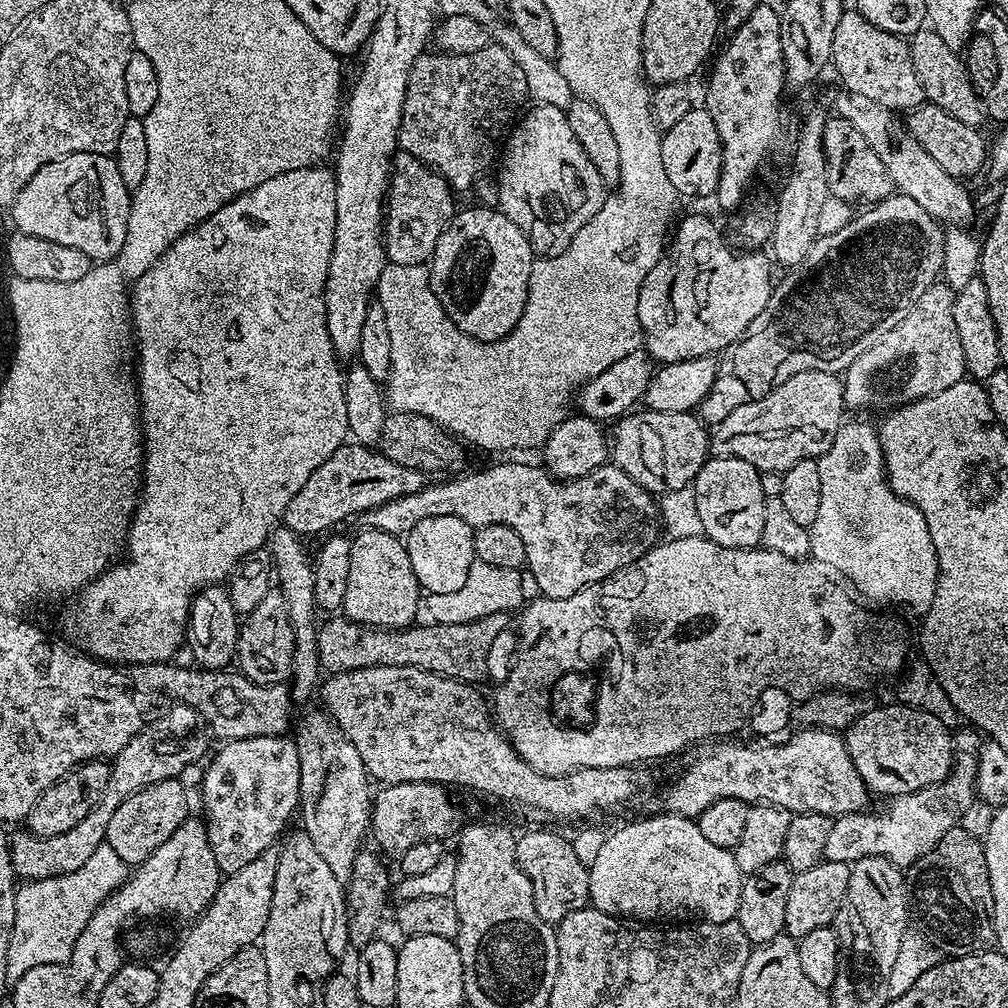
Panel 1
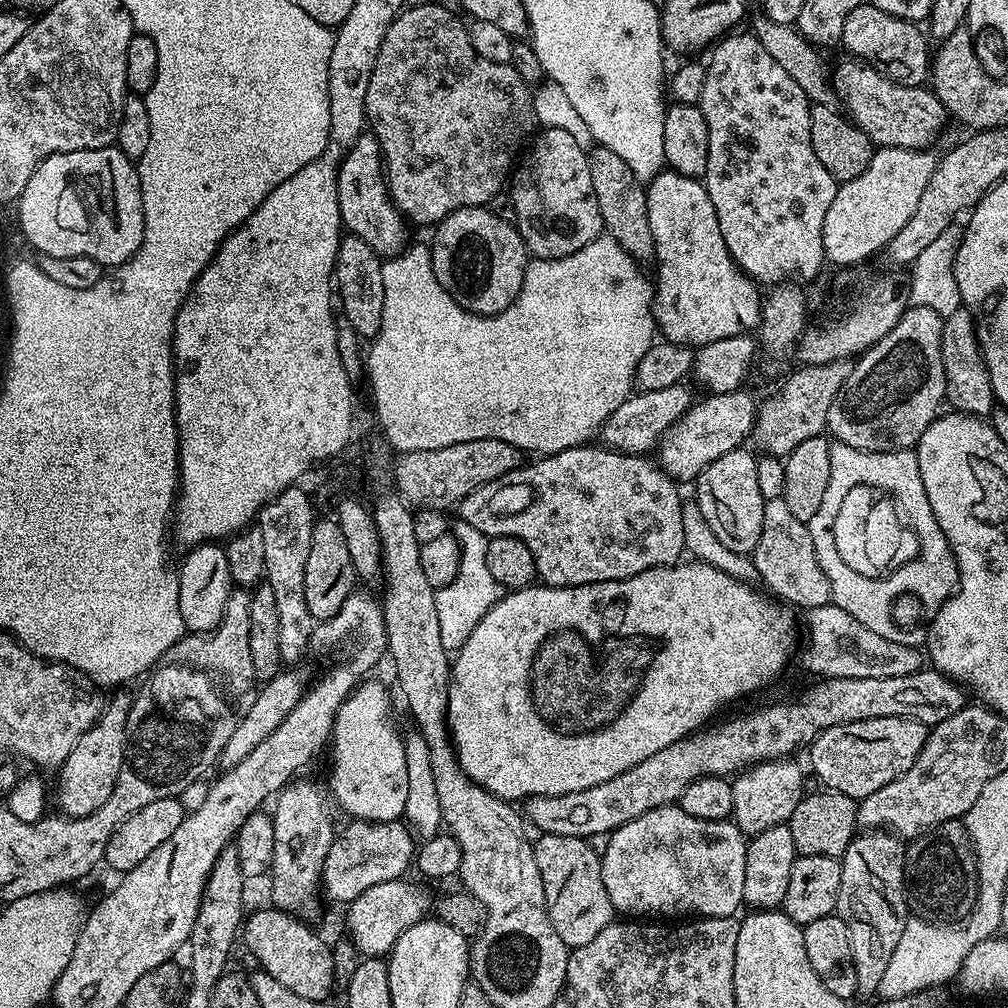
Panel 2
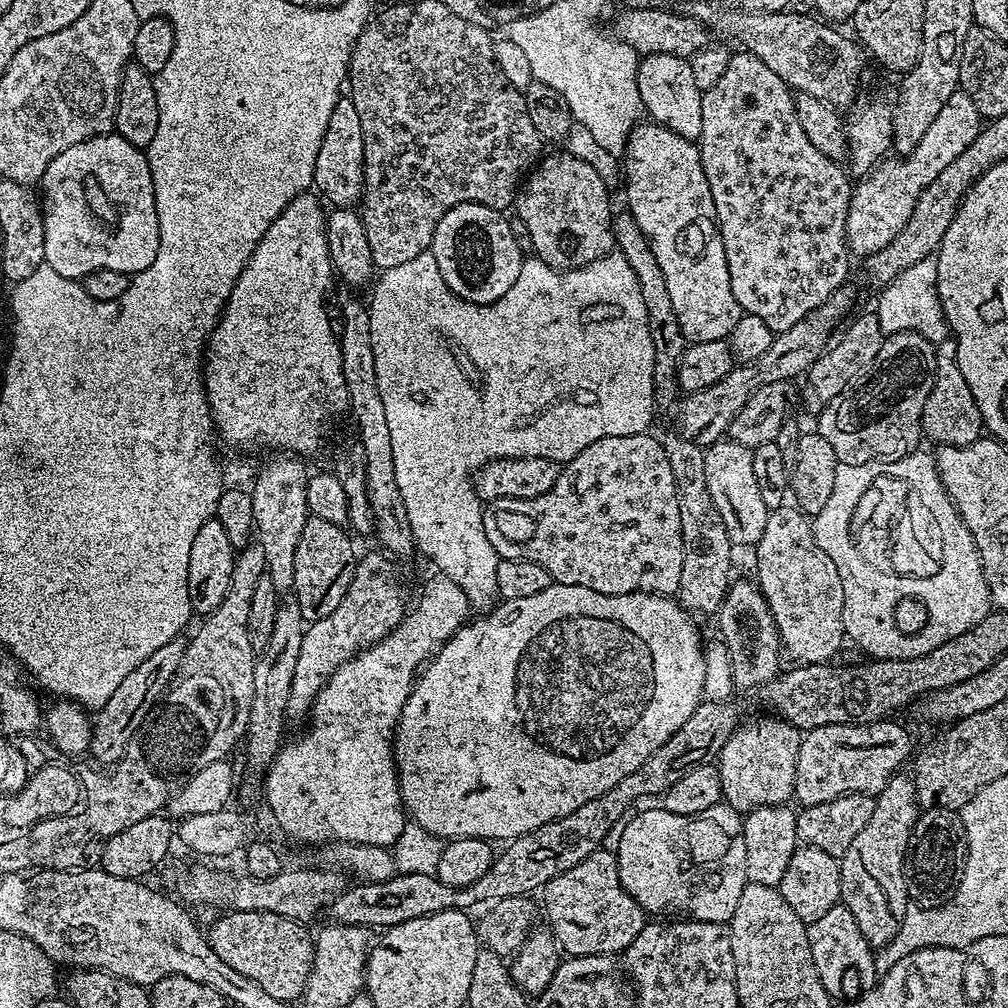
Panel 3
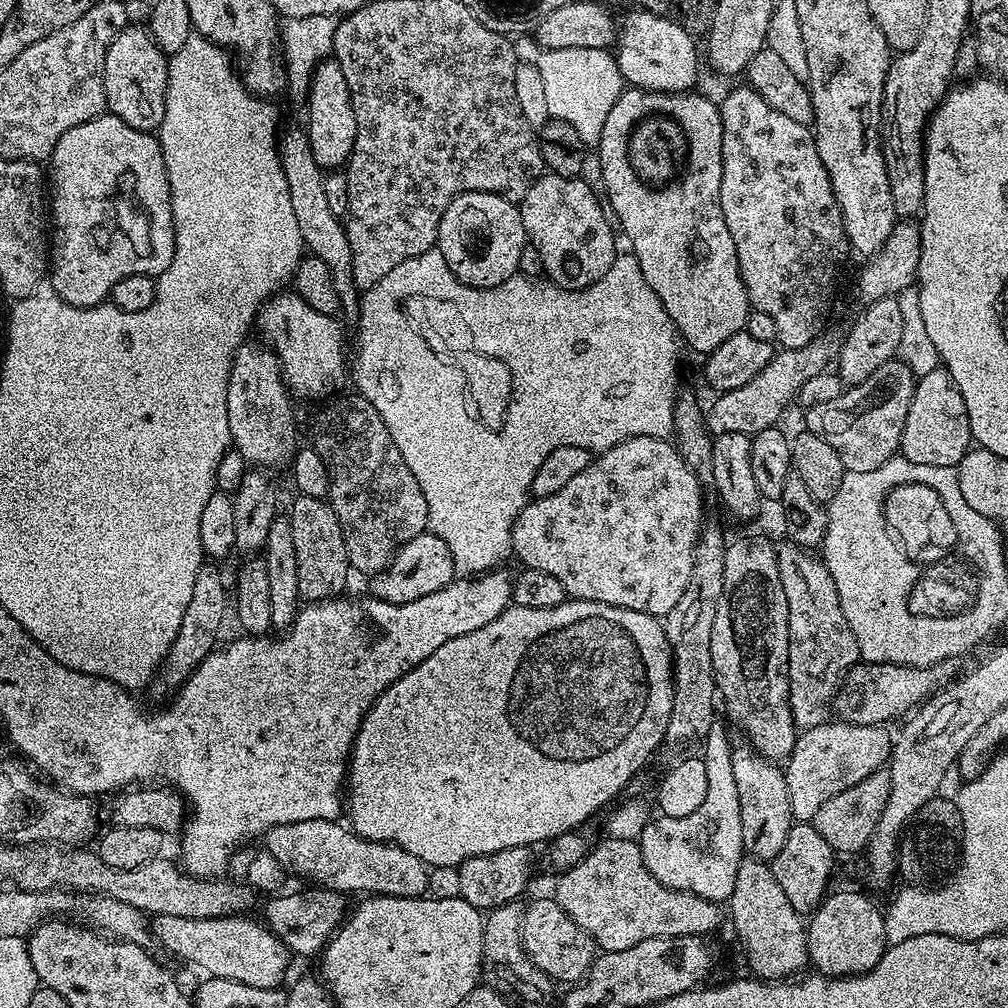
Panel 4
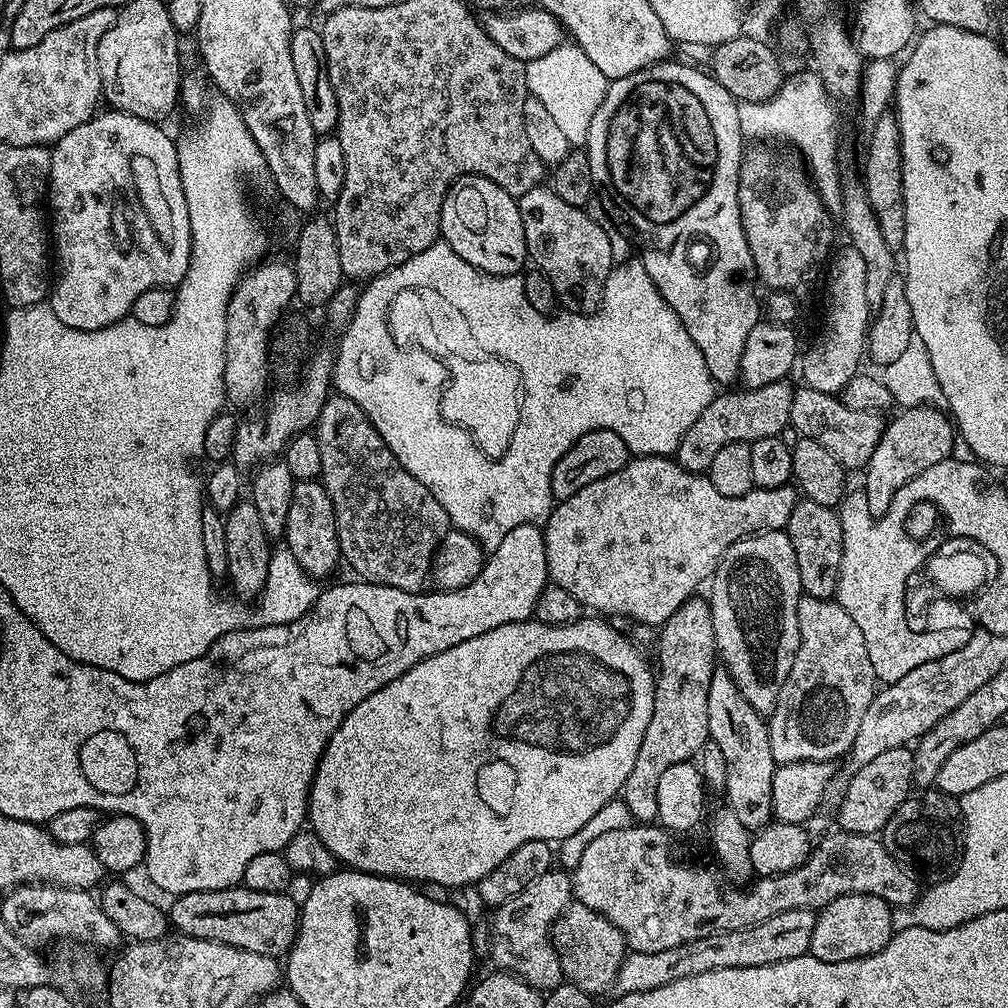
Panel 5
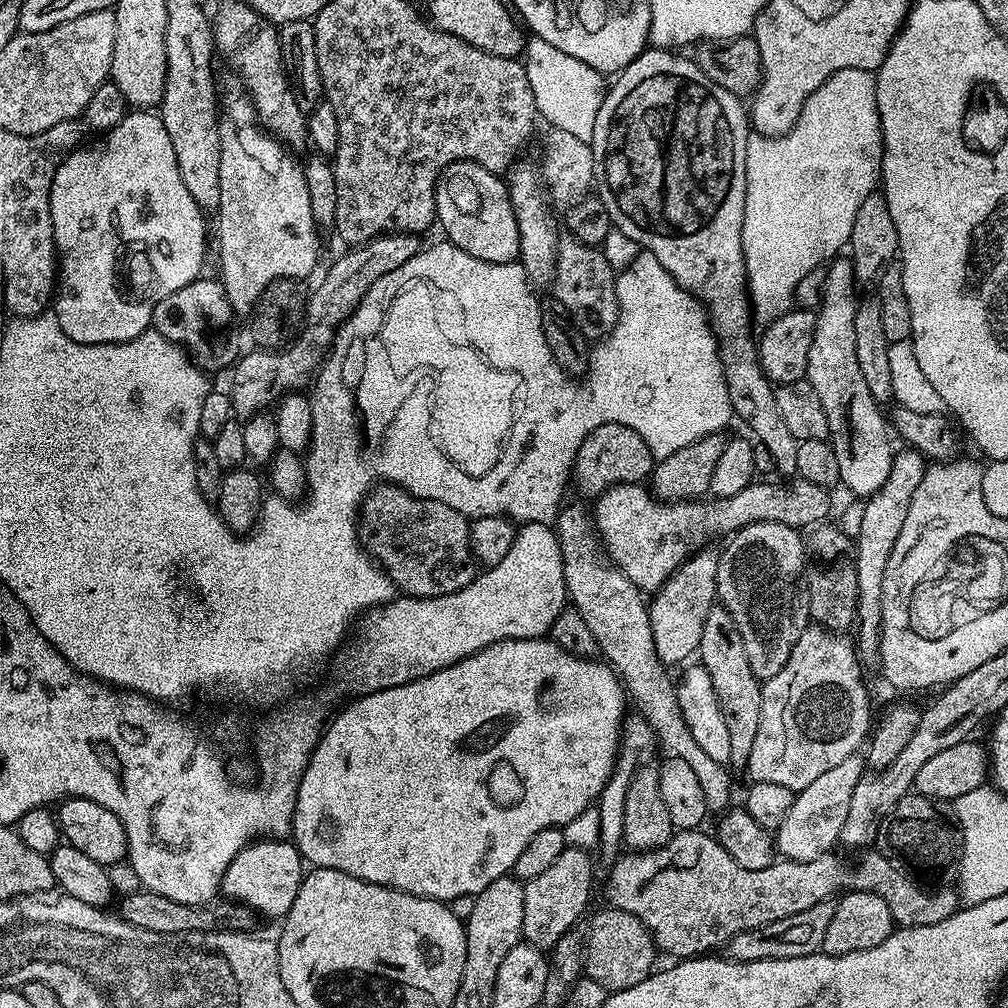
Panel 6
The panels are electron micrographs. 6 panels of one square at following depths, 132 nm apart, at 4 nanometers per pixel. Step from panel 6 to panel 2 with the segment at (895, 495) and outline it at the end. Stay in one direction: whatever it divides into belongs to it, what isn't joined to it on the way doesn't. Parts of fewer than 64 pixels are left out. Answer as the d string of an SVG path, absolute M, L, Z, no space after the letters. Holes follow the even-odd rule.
M963 306L945 319L942 330L942 362L946 374L947 403L957 412L966 412L970 416L981 418L991 417L996 395L990 386L990 374L980 353L976 323Z

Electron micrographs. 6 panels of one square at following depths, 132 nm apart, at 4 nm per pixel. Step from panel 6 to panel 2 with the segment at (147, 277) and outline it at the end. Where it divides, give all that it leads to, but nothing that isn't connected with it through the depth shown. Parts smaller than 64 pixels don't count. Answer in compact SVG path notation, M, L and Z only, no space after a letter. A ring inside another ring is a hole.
M115 146L54 153L36 167L15 208L14 216L19 223L21 235L29 245L32 243L37 248L40 256L85 256L94 258L94 262L101 266L119 266L131 260L132 255L142 246L144 215L136 164Z

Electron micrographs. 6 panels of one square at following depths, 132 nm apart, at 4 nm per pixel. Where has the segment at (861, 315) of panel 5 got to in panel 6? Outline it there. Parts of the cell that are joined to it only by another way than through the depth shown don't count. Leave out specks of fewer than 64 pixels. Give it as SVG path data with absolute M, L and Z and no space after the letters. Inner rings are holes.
M836 258L824 268L824 293L816 312L814 342L810 342L808 359L808 384L822 402L828 423L828 435L838 458L840 484L848 487L859 498L872 496L890 478L894 455L890 424L877 404L874 394L866 387L854 347L854 314L858 307L858 285L852 274L851 259Z

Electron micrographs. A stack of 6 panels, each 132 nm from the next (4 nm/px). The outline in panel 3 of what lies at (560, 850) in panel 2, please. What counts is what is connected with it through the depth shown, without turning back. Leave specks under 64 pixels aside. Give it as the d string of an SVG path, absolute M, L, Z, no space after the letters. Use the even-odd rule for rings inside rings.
M601 850L590 854L590 858L582 858L578 866L570 866L570 870L558 874L558 878L544 885L542 895L542 912L543 915L544 912L548 915L547 927L568 956L612 956L623 953L630 946L630 942L634 942L634 938L642 934L646 923L644 907L634 902L634 898L630 898L618 878L618 862L616 853L612 850Z

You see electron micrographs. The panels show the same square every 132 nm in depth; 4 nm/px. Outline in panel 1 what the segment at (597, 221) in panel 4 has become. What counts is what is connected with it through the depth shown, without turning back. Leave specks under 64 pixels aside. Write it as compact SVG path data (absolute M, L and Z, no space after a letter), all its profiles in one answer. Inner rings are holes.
M539 104L529 107L519 117L518 123L511 129L510 135L503 145L502 155L498 160L498 179L501 190L499 211L514 222L528 236L532 243L533 253L537 257L560 256L566 246L602 210L606 199L606 189L598 170L594 170L594 162L586 158L586 150L582 150L582 142L574 138L574 130L570 130L568 113L563 108Z

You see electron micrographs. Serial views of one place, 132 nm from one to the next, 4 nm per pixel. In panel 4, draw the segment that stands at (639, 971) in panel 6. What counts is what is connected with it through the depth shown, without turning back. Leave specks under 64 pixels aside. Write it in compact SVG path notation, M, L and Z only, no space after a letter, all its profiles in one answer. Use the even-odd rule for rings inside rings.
M555 898L527 901L524 916L520 919L520 937L534 966L552 977L553 981L560 983L561 980L564 986L580 983L592 969L598 955L590 934L586 934L586 930L582 930L582 926L578 926L578 922L558 906Z

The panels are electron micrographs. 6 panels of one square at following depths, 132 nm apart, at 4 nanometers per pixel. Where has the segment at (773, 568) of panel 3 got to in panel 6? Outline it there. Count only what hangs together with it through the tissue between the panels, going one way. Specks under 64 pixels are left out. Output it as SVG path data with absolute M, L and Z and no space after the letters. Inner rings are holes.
M809 626L804 631L802 638L794 642L794 650L790 650L786 666L782 666L774 678L763 681L758 734L746 765L747 779L751 783L775 782L777 786L786 786L795 794L810 786L814 778L826 774L826 770L838 766L842 758L857 755L861 751L870 732L868 719L872 716L872 708L868 705L868 688L864 685L864 672L860 667L862 661L859 651L847 635L829 632L827 628L819 626Z

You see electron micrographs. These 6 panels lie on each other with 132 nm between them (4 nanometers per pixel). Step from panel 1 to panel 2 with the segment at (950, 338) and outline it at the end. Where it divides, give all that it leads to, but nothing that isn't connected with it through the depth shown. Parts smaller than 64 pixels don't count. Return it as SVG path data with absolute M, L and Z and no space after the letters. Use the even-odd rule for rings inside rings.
M909 306L903 316L873 348L853 363L850 378L838 390L830 406L827 431L839 443L863 452L903 452L915 449L922 434L932 425L946 400L946 374L942 362L942 330L945 317L926 306Z

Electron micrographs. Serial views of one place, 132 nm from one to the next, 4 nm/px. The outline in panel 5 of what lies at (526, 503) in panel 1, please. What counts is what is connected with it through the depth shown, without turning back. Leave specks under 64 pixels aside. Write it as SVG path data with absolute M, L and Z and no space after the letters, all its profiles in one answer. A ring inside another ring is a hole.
M638 456L629 459L628 464L622 466L622 470L614 470L614 474L606 474L606 478L598 478L598 482L590 482L590 486L585 486L584 489L578 490L578 494L559 501L553 507L552 513L542 524L546 542L548 578L551 583L562 586L562 590L574 594L574 598L578 598L578 602L584 605L585 609L592 611L593 608L596 611L593 613L603 614L608 618L629 616L632 620L638 620L636 622L642 626L653 626L652 624L662 626L686 601L693 599L699 593L696 591L699 590L700 584L707 585L711 581L712 575L720 565L720 559L724 557L730 545L746 539L747 536L755 536L758 532L778 532L787 529L797 499L797 489L791 483L778 486L774 490L753 486L749 492L738 498L726 498L726 494L721 494L714 487L714 482L708 480L707 475L686 470L672 456Z

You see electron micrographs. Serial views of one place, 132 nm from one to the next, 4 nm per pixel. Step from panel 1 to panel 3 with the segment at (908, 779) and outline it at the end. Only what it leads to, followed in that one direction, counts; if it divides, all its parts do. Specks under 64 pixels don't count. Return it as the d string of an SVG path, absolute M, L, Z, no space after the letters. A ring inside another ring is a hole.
M895 719L875 720L872 724L831 724L830 726L818 726L817 728L809 728L800 737L800 749L798 750L798 762L796 763L796 773L794 774L794 800L797 805L809 808L810 806L818 806L818 802L830 802L839 796L846 794L858 794L866 792L875 794L881 792L886 786L886 782L890 782L890 778L897 775L901 771L900 768L908 760L908 751L912 748L912 740L908 737L908 732L900 724L895 724Z

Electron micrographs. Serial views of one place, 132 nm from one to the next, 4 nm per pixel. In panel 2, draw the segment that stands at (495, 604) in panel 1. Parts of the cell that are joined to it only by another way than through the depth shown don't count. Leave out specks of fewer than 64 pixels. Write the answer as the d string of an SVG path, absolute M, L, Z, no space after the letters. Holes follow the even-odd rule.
M460 522L457 525L454 535L460 543L460 569L445 588L435 589L438 631L442 634L442 646L449 654L462 647L474 626L482 622L482 618L497 604L502 595L500 585L494 582L494 574L490 574L490 569L486 566L486 546L489 537L474 530L474 526L469 524Z

